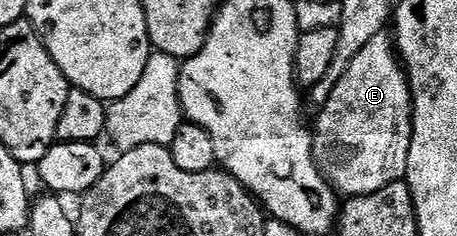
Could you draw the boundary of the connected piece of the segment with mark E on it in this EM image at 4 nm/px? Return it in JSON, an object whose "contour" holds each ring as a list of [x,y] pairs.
{"contour":[[[382,33],[371,37],[371,41],[367,41],[367,45],[363,45],[363,49],[359,49],[359,53],[355,53],[355,61],[351,61],[351,69],[347,69],[345,76],[339,80],[339,85],[332,89],[325,107],[316,112],[317,124],[312,124],[311,127],[313,159],[316,161],[323,178],[327,179],[330,185],[345,197],[370,195],[387,185],[402,182],[407,173],[407,157],[411,153],[411,137],[413,136],[413,95],[409,92],[409,76],[403,70],[403,64],[395,50],[394,40],[390,36],[388,39],[387,36],[388,34]]]}

